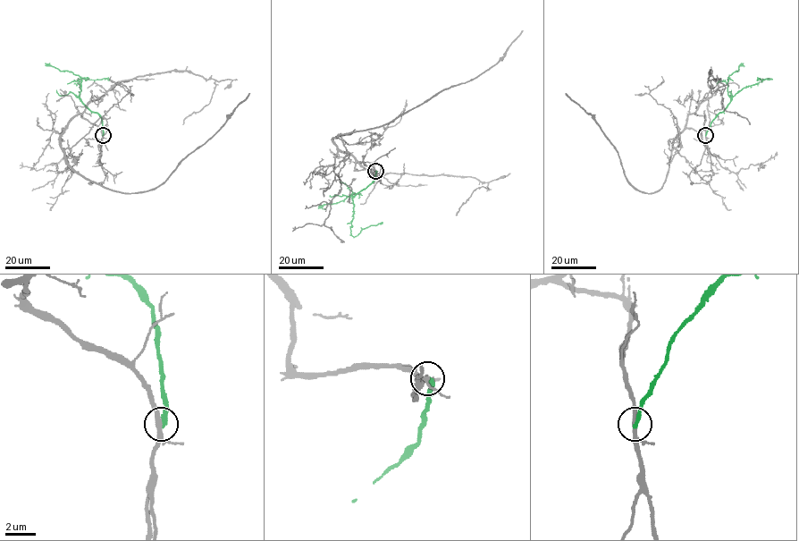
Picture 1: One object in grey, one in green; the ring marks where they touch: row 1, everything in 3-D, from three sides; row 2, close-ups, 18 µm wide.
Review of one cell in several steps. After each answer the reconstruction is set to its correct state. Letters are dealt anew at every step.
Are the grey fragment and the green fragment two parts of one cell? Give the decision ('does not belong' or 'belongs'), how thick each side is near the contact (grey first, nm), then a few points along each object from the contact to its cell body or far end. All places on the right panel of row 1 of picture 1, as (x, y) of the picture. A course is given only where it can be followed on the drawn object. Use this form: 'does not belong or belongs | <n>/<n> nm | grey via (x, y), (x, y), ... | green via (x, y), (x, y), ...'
does not belong | 240/280 nm | grey via (705, 135), (704, 117), (688, 115), (673, 143), (663, 185), (644, 193), (628, 181), (601, 127), (565, 93) | green via (705, 135), (710, 122), (733, 97), (744, 88), (771, 79), (757, 80)

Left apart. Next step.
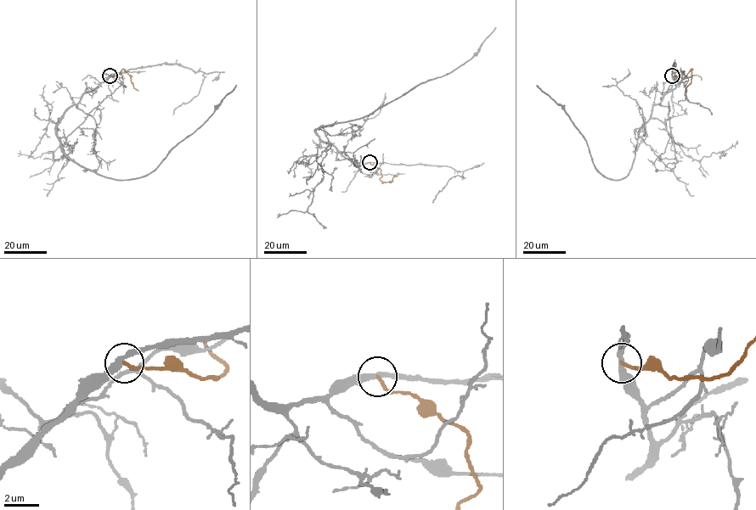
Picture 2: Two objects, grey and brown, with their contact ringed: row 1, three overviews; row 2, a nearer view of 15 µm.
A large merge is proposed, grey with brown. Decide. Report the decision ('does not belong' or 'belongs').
does not belong

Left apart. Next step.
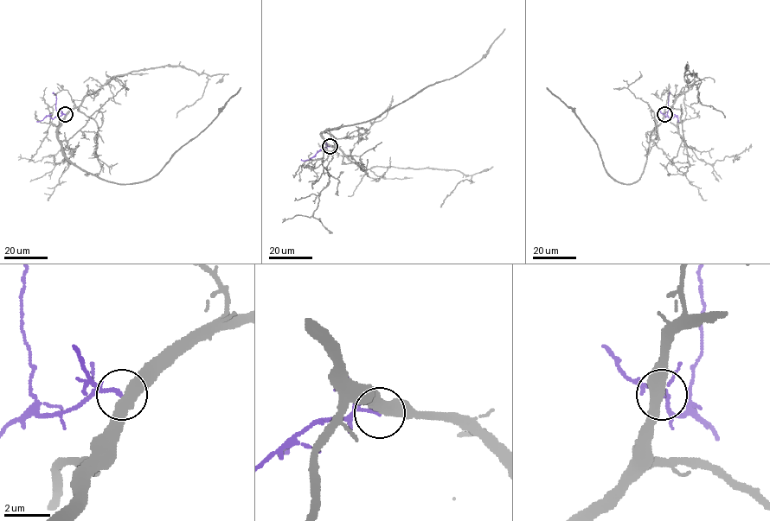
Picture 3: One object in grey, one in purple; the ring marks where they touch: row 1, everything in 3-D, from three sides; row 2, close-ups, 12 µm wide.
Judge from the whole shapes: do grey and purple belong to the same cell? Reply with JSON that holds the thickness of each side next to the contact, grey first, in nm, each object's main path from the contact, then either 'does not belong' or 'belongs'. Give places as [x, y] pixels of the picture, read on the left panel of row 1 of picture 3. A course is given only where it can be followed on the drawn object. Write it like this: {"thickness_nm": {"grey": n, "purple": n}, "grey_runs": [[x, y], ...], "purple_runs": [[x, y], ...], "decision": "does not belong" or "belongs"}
{"thickness_nm": {"grey": 480, "purple": 120}, "grey_runs": [[65, 114], [57, 131], [62, 153], [100, 178], [132, 184], [157, 173], [211, 123], [240, 87]], "purple_runs": [[65, 114], [53, 118], [46, 116], [36, 122]], "decision": "does not belong"}

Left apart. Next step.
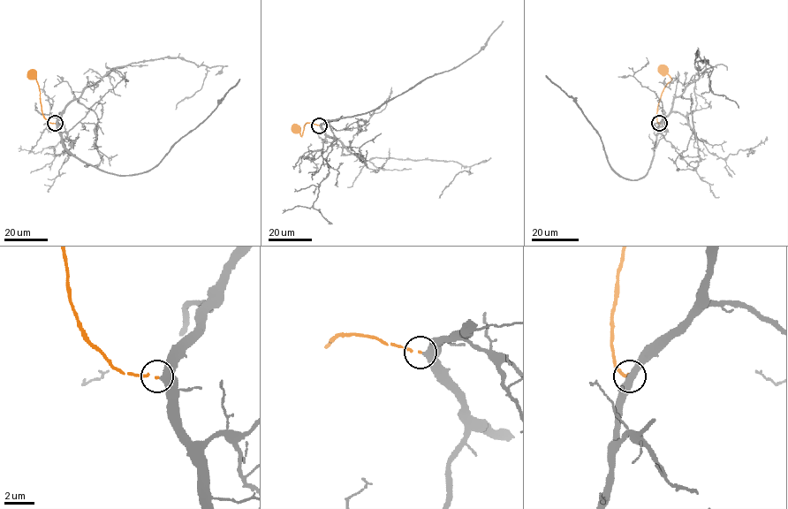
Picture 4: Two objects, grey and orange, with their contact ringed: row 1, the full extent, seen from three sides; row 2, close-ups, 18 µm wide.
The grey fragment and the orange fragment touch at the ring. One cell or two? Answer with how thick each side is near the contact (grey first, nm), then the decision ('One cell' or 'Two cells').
Thickness 400 nm (grey) against 130 nm. One cell

